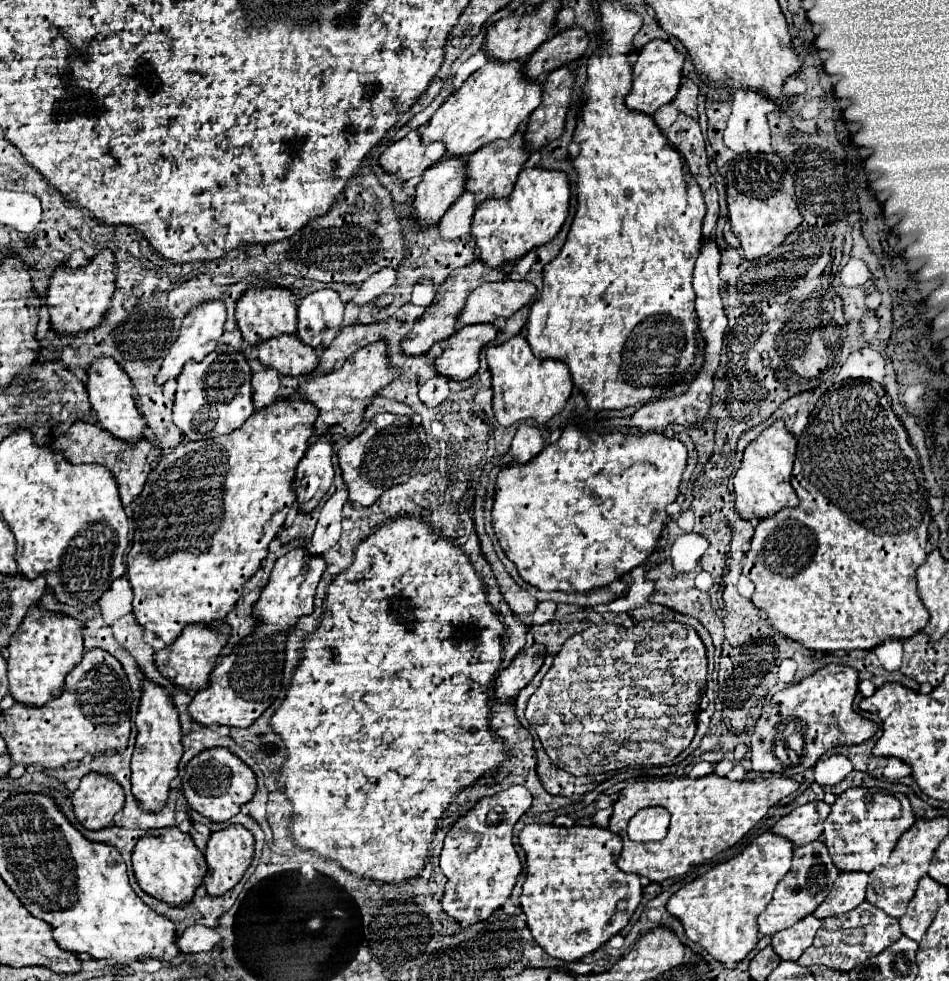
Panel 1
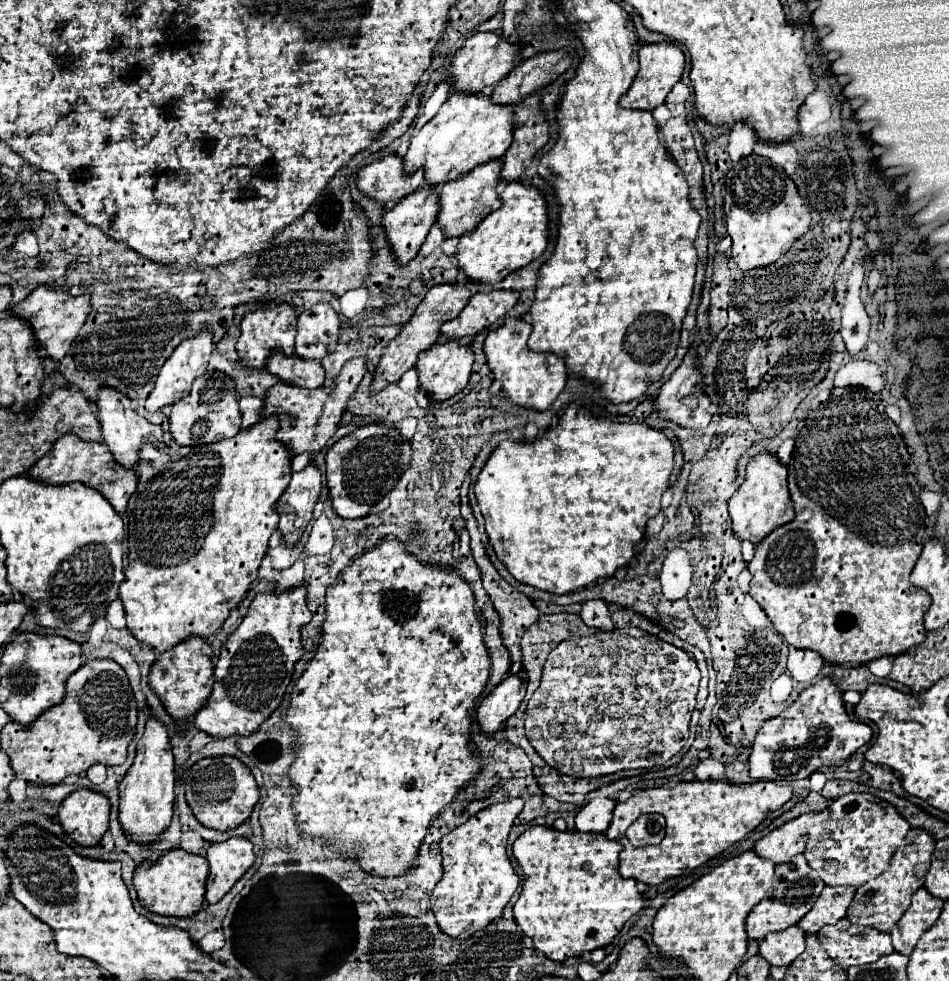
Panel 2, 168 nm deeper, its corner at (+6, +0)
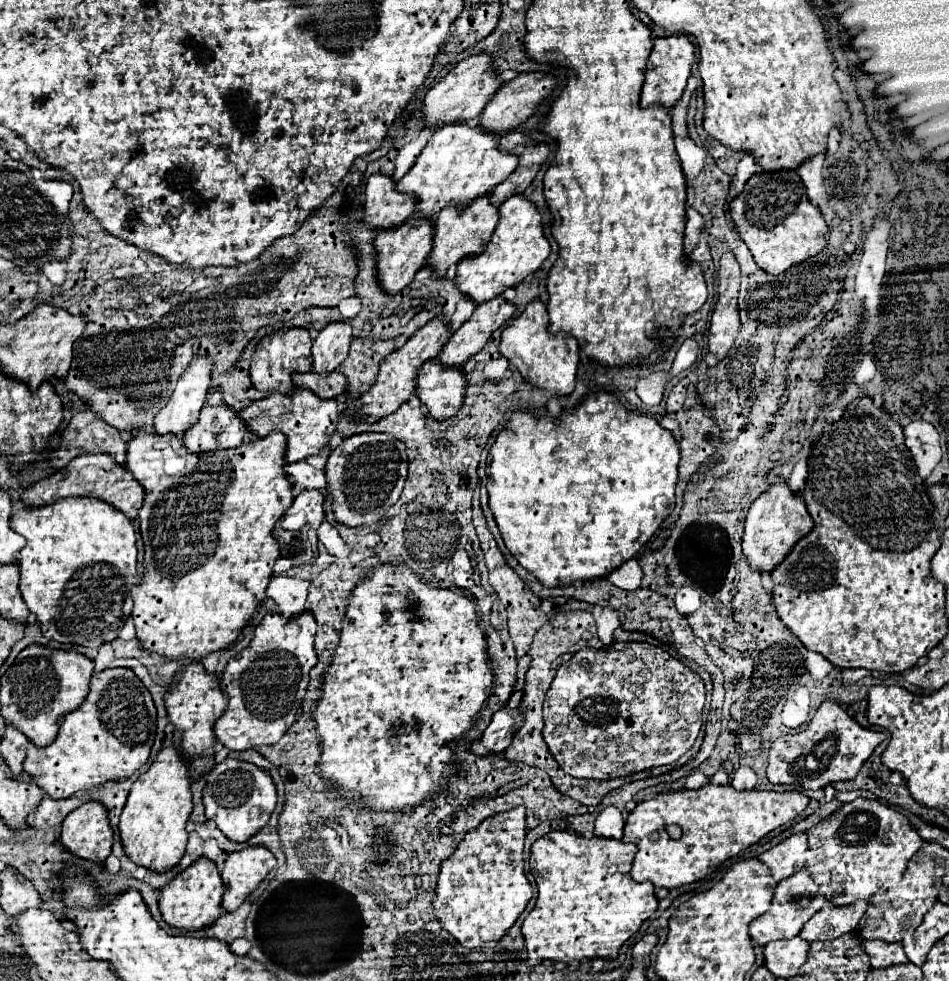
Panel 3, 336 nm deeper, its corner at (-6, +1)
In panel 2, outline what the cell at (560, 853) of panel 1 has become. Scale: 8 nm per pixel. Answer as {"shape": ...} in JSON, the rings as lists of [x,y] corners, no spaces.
{"shape":[[[530,827],[514,841],[512,849],[522,869],[522,893],[514,905],[514,921],[518,923],[522,933],[532,939],[536,951],[544,953],[552,961],[580,957],[584,953],[610,945],[624,923],[644,907],[642,895],[636,889],[636,881],[624,879],[618,873],[618,855],[624,849],[618,841],[610,841],[604,835],[594,833]]]}

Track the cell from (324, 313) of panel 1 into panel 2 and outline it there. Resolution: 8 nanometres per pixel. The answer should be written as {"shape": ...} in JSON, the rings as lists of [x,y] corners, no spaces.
{"shape":[[[318,303],[298,317],[296,357],[322,361],[334,351],[340,331],[340,317],[328,303]]]}

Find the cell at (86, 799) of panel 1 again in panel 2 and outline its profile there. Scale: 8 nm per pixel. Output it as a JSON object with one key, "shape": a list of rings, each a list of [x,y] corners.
{"shape":[[[78,789],[62,801],[58,821],[74,843],[94,847],[108,829],[108,815],[110,801],[106,797],[88,789]]]}

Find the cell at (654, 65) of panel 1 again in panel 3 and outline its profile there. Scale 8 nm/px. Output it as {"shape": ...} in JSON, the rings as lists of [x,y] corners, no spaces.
{"shape":[[[680,34],[680,36],[668,36],[668,38],[656,38],[654,40],[654,48],[648,60],[648,68],[646,68],[646,82],[642,88],[642,98],[640,98],[640,106],[652,106],[652,104],[660,104],[660,106],[674,106],[674,102],[680,100],[684,88],[686,88],[686,80],[690,76],[690,68],[694,64],[694,44],[688,40],[688,36]]]}

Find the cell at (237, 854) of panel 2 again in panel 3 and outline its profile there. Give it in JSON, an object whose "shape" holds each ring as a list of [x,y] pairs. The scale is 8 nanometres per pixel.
{"shape":[[[246,846],[244,850],[232,852],[228,854],[226,862],[224,862],[224,870],[222,870],[222,880],[224,880],[224,898],[222,898],[222,906],[226,908],[226,912],[236,910],[246,896],[258,888],[258,884],[266,878],[266,874],[276,866],[276,858],[272,856],[272,852],[266,846]]]}

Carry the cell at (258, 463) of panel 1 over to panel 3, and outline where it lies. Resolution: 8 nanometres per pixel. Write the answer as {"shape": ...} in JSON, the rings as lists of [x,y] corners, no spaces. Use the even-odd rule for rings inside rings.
{"shape":[[[138,430],[130,442],[128,442],[128,450],[126,450],[126,468],[134,474],[134,478],[144,486],[146,490],[146,498],[144,498],[144,504],[138,512],[138,520],[140,520],[140,534],[142,534],[142,540],[144,540],[144,550],[146,550],[146,556],[144,556],[144,574],[142,574],[142,582],[138,586],[134,586],[134,590],[130,590],[132,594],[132,600],[134,600],[134,610],[132,610],[132,620],[134,620],[134,626],[136,626],[136,638],[142,642],[142,646],[150,652],[158,652],[166,658],[190,658],[190,660],[200,660],[204,658],[206,654],[214,652],[214,650],[222,650],[226,646],[230,646],[242,632],[242,628],[248,624],[250,616],[254,614],[256,606],[266,598],[266,586],[270,582],[270,576],[272,576],[272,566],[276,562],[276,558],[280,556],[280,544],[278,540],[272,536],[272,530],[274,530],[274,524],[280,520],[280,516],[286,512],[286,508],[292,504],[294,496],[292,496],[292,484],[288,480],[288,474],[286,474],[286,438],[282,432],[274,430],[270,432],[266,438],[254,438],[252,442],[244,442],[242,446],[238,448],[230,448],[230,450],[212,450],[210,454],[204,454],[204,462],[202,458],[198,456],[198,466],[194,466],[194,454],[190,458],[184,458],[188,452],[186,448],[180,444],[180,438],[174,436],[174,434],[154,434],[154,432],[146,432],[146,430]],[[180,476],[186,476],[188,478],[182,478],[182,482],[178,482],[178,486],[172,486],[170,490],[154,490],[154,488],[168,488],[170,484],[174,484],[174,480],[178,480]]]}

